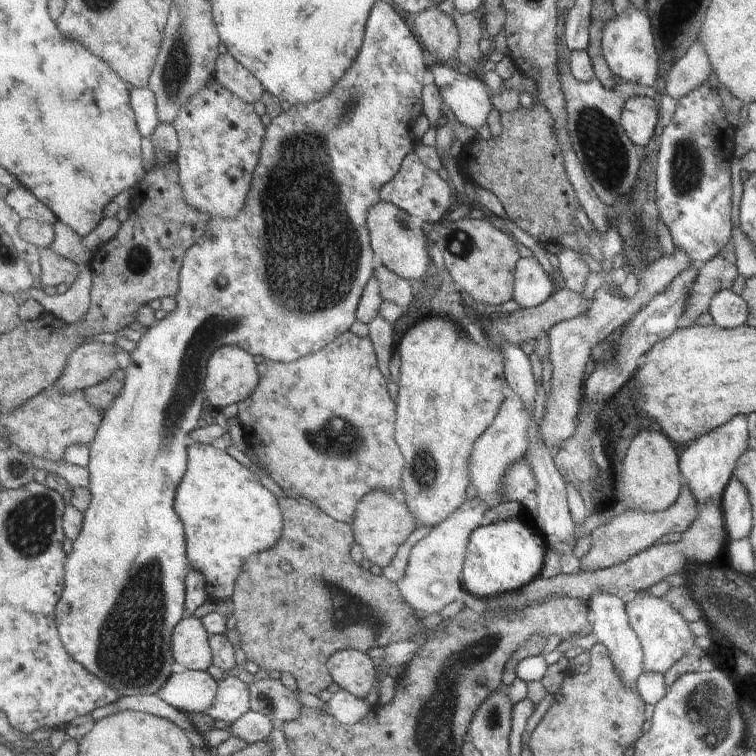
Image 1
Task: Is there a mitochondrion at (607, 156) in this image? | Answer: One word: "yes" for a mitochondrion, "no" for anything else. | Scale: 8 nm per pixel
yes

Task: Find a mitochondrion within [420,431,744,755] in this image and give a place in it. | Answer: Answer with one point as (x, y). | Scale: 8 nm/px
(708, 709)

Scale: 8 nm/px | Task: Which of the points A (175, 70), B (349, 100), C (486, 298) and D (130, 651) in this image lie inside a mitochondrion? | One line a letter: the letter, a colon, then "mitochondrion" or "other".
A: mitochondrion
B: mitochondrion
C: other
D: mitochondrion

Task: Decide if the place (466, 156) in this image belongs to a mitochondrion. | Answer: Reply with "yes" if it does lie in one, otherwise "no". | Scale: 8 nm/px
no

